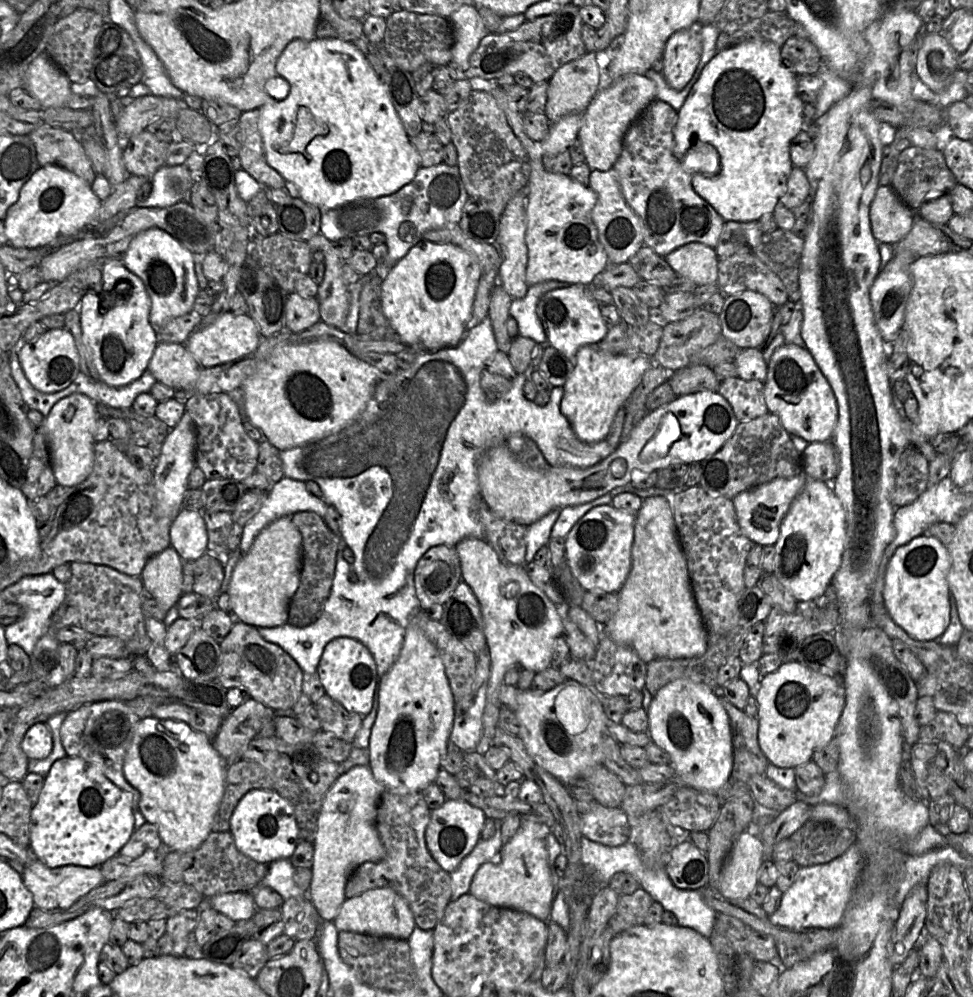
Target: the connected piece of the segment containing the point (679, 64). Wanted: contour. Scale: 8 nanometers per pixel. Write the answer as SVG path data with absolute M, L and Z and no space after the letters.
M695 26L672 34L662 54L662 74L675 90L682 90L701 59L702 41Z

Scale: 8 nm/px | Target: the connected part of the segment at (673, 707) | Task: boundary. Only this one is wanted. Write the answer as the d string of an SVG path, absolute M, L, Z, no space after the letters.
M676 679L662 687L647 710L651 740L671 757L671 765L682 784L716 793L728 781L733 767L730 721L715 690L690 679Z

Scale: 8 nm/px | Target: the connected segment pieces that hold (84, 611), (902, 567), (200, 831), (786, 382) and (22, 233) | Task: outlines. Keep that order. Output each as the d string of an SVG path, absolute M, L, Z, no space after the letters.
M79 561L70 563L70 568L65 604L77 609L78 625L92 635L118 637L126 644L130 657L145 656L150 639L142 610L142 601L147 595L140 576L133 577L109 566Z
M929 534L899 547L888 563L883 591L885 606L892 620L918 640L938 640L950 623L949 567L948 548Z
M146 717L140 719L135 727L124 757L123 773L126 781L139 793L139 812L147 823L156 826L162 843L172 851L188 852L198 848L213 831L224 794L227 767L228 764L205 734L195 731L183 721Z
M785 344L776 350L767 364L764 396L768 412L775 415L790 435L811 443L832 438L838 421L834 392L806 348Z
M56 165L40 167L21 188L18 200L7 210L3 220L7 244L36 249L61 237L77 236L92 223L101 203L91 185L74 173Z

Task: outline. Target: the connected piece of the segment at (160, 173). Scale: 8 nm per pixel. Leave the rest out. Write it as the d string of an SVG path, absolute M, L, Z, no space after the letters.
M185 165L159 168L152 176L152 192L144 201L136 199L136 206L146 208L164 208L180 202L188 195L194 174Z

